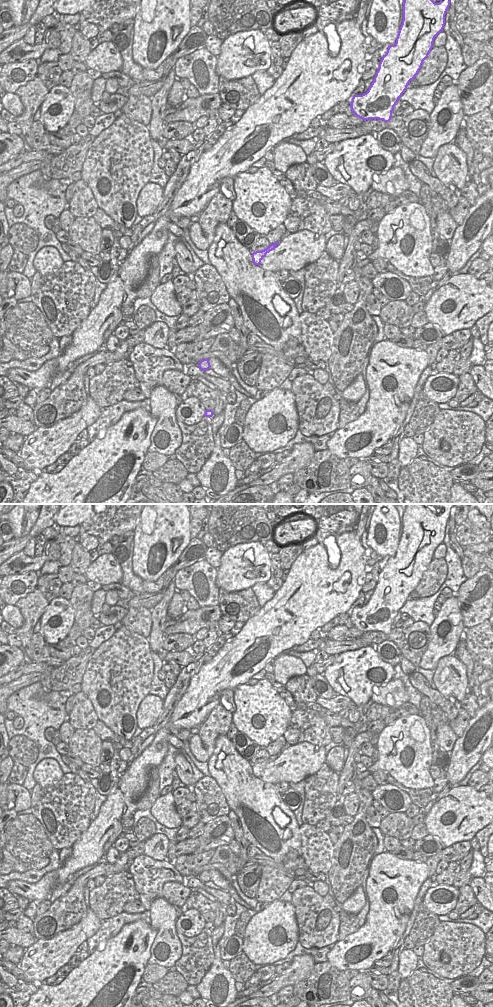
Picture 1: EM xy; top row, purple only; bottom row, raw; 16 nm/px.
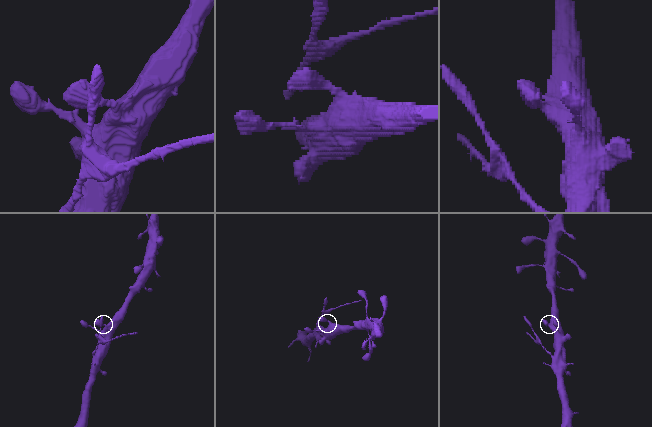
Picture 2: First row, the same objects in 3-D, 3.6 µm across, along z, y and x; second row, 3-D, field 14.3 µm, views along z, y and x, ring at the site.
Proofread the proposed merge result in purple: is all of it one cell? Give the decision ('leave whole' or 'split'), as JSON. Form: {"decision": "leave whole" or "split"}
{"decision": "split"}

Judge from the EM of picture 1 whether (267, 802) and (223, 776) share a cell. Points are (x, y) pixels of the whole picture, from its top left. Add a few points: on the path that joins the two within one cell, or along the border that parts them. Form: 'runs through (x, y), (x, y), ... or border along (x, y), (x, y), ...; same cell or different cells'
runs through (256, 801), (252, 800), (234, 782); same cell

